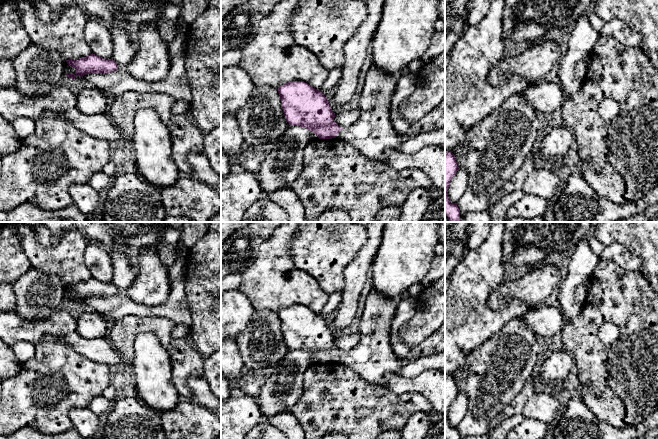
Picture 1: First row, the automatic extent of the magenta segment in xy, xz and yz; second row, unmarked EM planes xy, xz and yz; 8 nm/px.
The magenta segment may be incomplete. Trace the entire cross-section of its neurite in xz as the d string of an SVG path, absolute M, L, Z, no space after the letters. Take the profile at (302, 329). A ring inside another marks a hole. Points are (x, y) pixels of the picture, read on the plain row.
M372 288L367 296L360 320L358 331L360 341L349 352L342 352L335 347L335 337L332 335L328 323L320 314L303 305L291 305L283 308L278 312L278 317L285 343L290 350L304 351L313 356L319 363L337 362L344 364L366 381L382 385L389 374L397 375L402 367L402 362L397 358L390 342L391 322L397 304L397 300L388 298Z

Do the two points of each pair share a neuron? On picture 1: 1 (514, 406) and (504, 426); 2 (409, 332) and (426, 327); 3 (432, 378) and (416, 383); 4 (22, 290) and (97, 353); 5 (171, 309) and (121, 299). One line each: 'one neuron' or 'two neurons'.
1: two neurons
2: one neuron
3: one neuron
4: two neurons
5: one neuron

